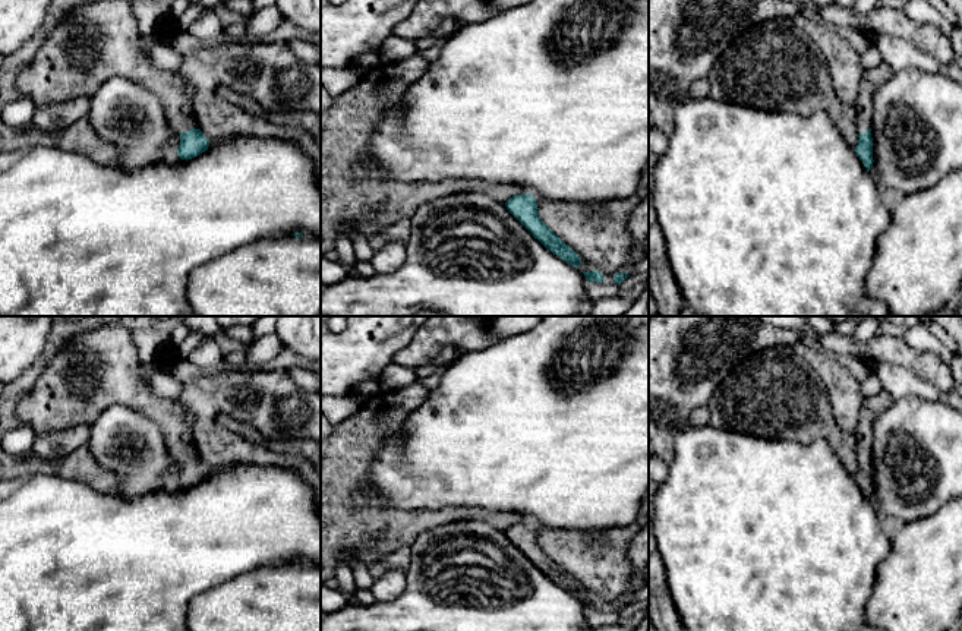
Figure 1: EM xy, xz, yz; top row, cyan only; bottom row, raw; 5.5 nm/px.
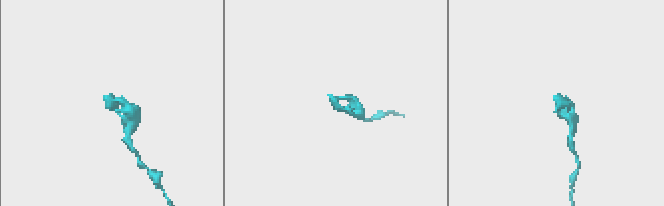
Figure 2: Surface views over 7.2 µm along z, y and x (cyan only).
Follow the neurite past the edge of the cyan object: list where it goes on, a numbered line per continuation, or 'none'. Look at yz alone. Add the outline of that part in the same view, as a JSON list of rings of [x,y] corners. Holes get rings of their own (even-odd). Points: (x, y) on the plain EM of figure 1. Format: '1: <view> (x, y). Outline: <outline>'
1: yz (873, 406). Outline: [[[887,389],[873,397],[865,397],[860,408],[860,420],[855,429],[858,461],[867,460],[873,449],[873,423],[893,401]]]

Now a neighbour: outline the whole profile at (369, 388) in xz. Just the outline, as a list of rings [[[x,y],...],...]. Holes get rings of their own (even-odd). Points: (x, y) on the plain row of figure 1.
[[[372,379],[372,381],[357,384],[354,387],[353,394],[368,398],[368,397],[373,397],[382,391],[384,391],[384,387],[381,385],[379,379]]]

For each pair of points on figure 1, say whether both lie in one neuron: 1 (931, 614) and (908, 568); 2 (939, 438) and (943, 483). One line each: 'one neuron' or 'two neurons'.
1: one neuron
2: one neuron

